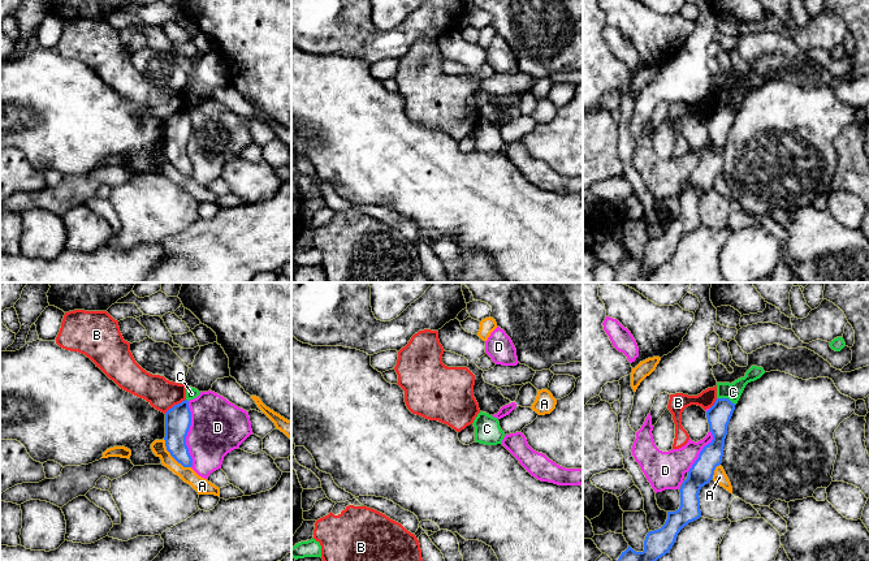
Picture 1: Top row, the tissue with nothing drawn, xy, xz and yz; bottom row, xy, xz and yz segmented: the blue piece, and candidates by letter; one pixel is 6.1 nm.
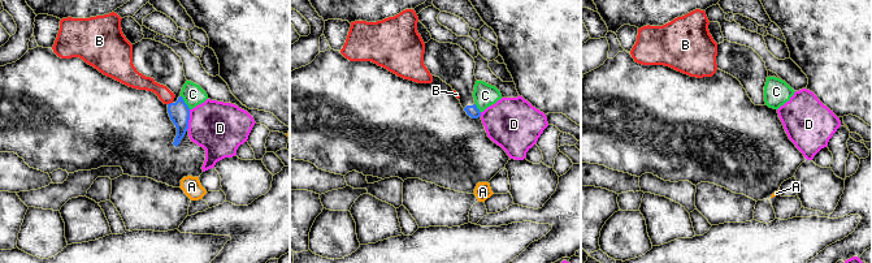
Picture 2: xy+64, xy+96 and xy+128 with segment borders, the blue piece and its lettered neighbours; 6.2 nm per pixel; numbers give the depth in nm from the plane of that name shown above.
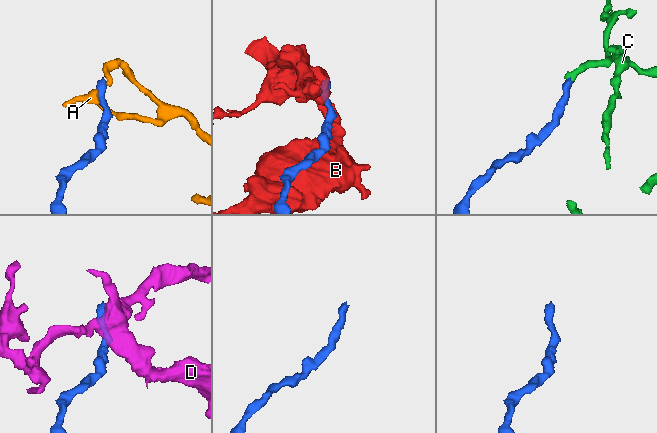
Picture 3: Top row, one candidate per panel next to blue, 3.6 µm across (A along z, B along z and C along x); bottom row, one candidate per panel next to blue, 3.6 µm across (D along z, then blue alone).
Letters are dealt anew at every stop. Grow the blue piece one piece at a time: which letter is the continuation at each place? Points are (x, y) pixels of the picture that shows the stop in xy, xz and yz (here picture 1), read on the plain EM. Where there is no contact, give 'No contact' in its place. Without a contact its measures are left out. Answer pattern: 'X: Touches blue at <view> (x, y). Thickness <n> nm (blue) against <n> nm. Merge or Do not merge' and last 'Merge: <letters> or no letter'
A: Touches blue at xy (173, 165). Thickness 160 nm (blue) against 100 nm. Do not merge
B: Touches blue at xy (174, 113). Thickness 160 nm (blue) against 190 nm. Do not merge
C: Touches blue at yz (726, 107). Thickness 150 nm (blue) against 100 nm. Do not merge
D: Touches blue at xy (186, 142). Thickness 160 nm (blue) against 340 nm. Do not merge
Merge: no letter

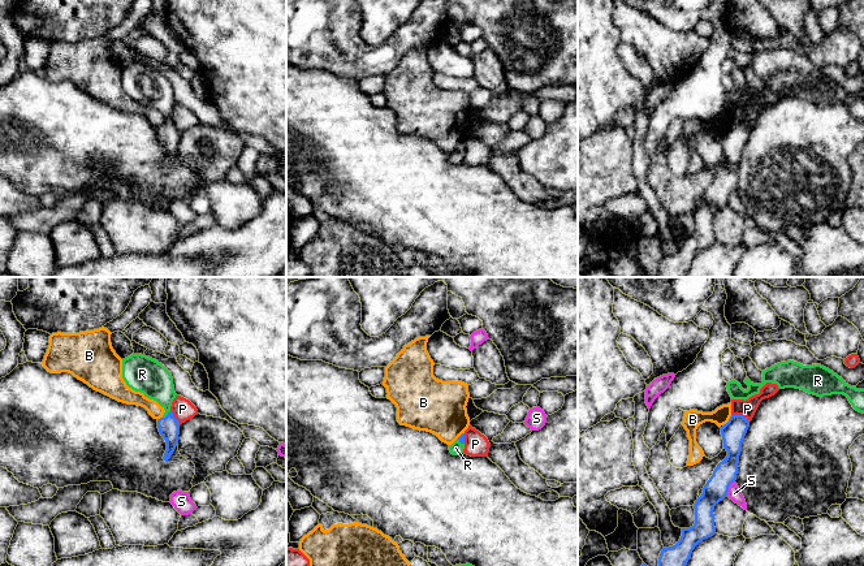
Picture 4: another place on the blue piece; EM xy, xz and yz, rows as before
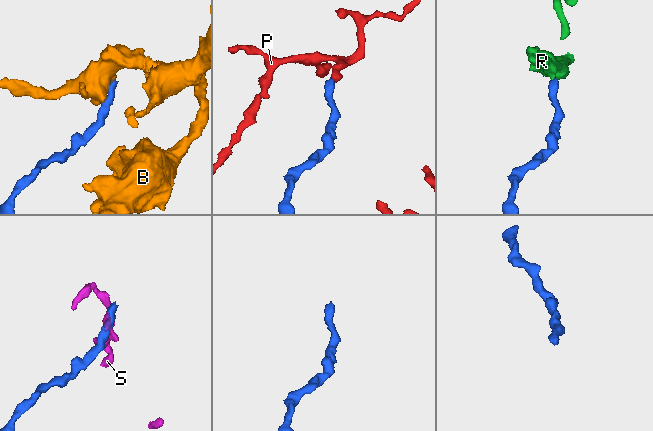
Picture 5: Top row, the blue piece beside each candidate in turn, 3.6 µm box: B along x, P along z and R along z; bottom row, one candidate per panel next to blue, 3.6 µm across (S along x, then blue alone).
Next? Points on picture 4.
B: Touches blue at yz (729, 129). Thickness 150 nm (blue) against 110 nm. Do not merge
P: Touches blue at yz (741, 124). Thickness 150 nm (blue) against 100 nm. Do not merge
R: Touches blue at xy (168, 122). Thickness 130 nm (blue) against 220 nm. Merge
S: Touches blue at yz (728, 197). Thickness 150 nm (blue) against 90 nm. Do not merge
Merge: R

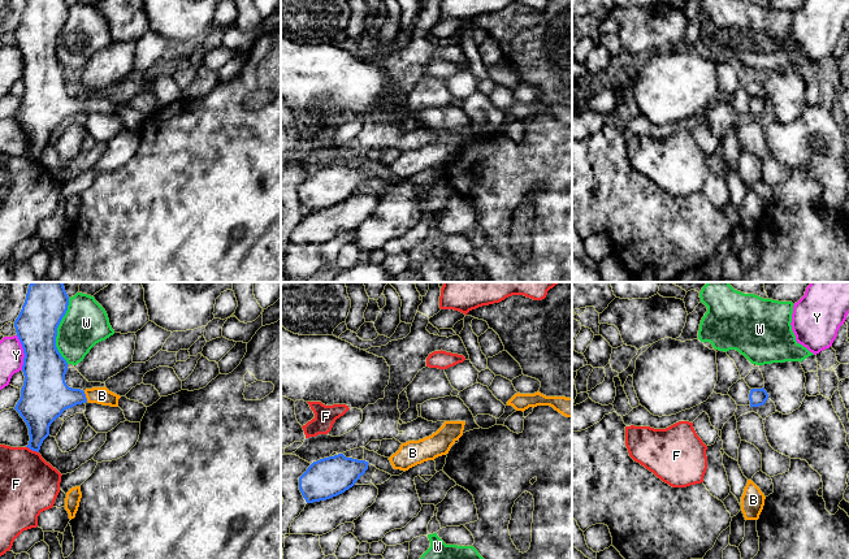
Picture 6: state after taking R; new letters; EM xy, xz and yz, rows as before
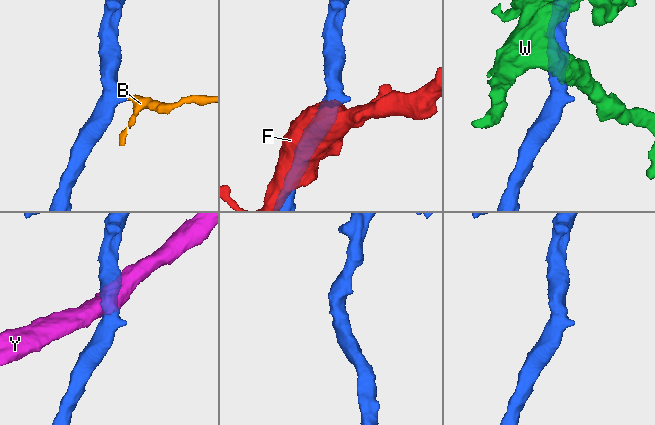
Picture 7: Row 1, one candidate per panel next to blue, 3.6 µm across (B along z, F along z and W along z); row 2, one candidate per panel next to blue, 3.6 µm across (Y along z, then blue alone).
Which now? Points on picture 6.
B: Touches blue at xy (85, 105). Thickness 300 nm (blue) against 110 nm. Merge
F: Touches blue at xy (33, 159). Thickness 220 nm (blue) against 360 nm. Do not merge
W: Touches blue at xy (56, 39). Thickness 260 nm (blue) against 280 nm. Do not merge
Y: Touches blue at xy (24, 61). Thickness 260 nm (blue) against 150 nm. Do not merge
Merge: B

